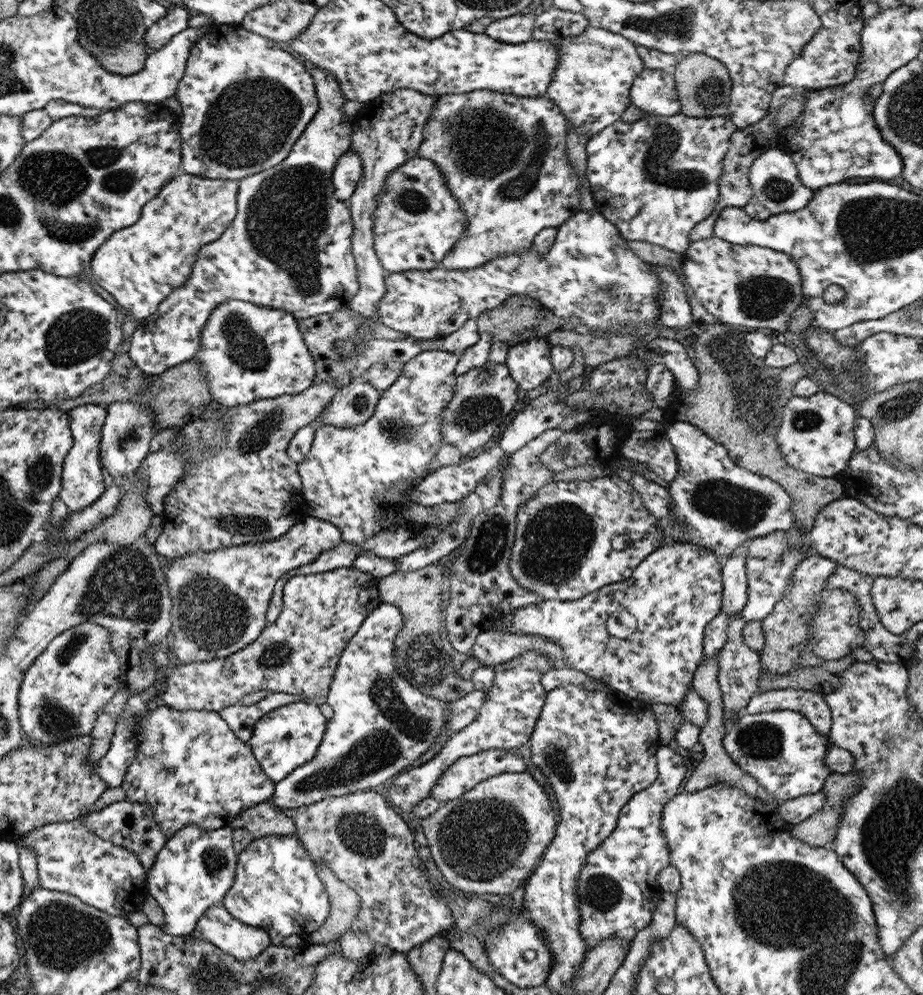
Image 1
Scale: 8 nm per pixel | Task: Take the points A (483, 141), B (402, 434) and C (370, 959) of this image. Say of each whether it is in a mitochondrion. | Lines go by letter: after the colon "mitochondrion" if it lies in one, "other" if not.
A: mitochondrion
B: mitochondrion
C: other

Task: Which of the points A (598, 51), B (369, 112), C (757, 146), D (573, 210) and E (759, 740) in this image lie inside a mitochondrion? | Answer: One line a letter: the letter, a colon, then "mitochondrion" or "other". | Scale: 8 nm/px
A: mitochondrion
B: other
C: other
D: other
E: mitochondrion

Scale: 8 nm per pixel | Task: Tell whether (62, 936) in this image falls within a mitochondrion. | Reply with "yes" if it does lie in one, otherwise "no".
yes

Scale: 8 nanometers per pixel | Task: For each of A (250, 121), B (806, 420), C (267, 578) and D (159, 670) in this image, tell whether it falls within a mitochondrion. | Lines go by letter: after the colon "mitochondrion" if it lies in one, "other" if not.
A: mitochondrion
B: mitochondrion
C: other
D: other

